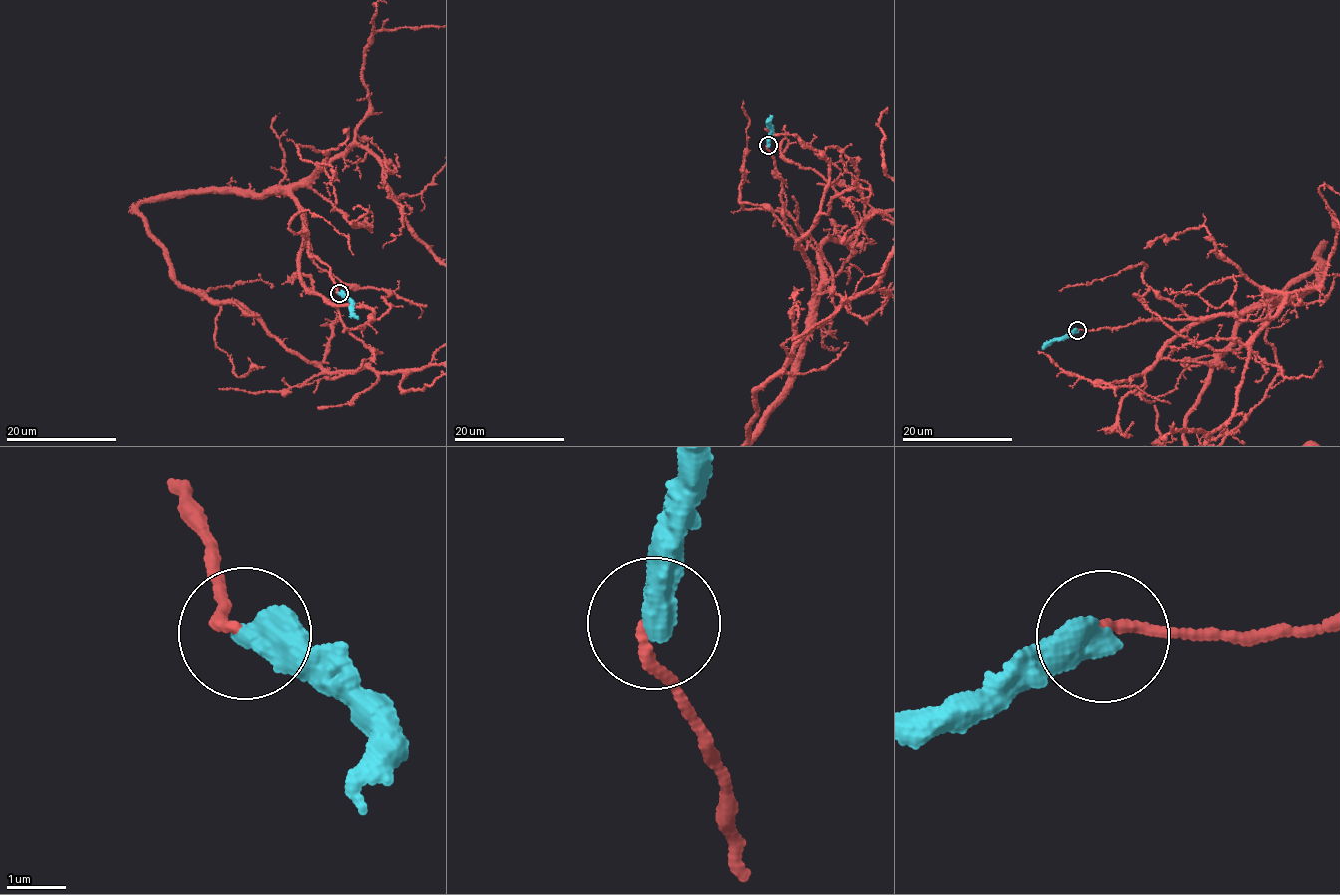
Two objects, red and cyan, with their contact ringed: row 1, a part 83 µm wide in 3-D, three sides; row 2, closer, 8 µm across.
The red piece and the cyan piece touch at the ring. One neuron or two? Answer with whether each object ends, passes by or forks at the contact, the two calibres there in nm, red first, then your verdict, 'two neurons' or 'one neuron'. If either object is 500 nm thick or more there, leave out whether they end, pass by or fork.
red ends there; cyan ends there; 170 nm thick on the red side, 480 nm on the other; two neurons

